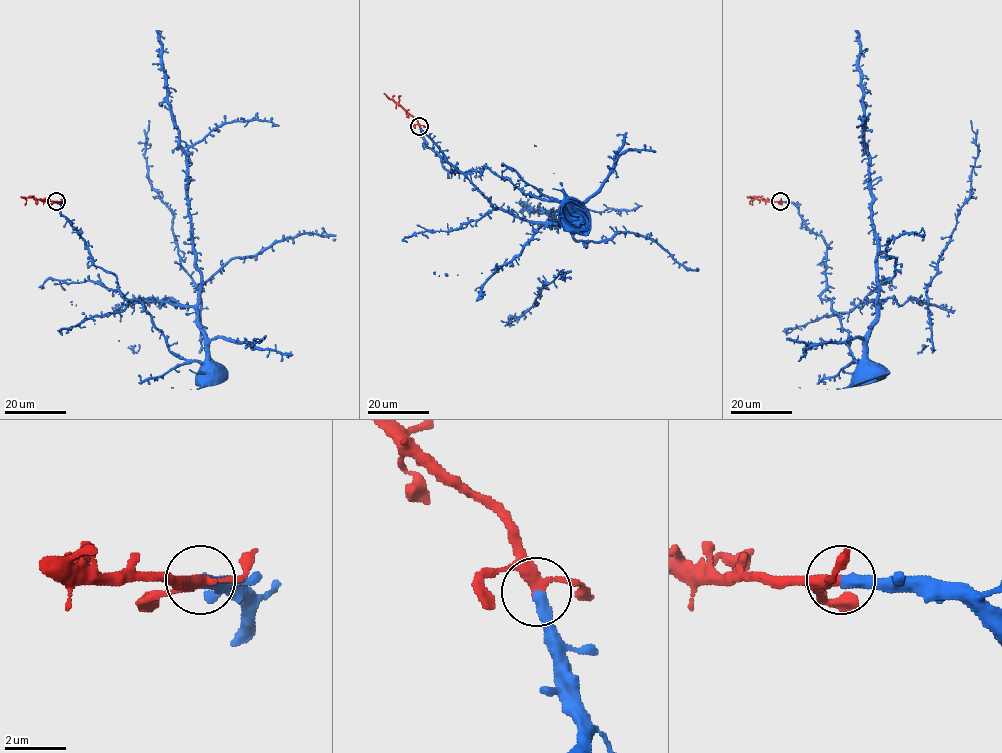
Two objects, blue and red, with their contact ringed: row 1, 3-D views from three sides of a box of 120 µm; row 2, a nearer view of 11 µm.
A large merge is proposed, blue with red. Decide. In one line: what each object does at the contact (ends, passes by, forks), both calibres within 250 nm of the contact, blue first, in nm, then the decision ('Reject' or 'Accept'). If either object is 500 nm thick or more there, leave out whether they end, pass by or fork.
At the ring blue ends. At the ring red passes by. Thickness 380 nm (blue) against 340 nm. Accept

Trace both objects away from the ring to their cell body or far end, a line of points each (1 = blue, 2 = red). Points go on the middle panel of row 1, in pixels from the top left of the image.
1: (419, 126), (424, 145), (449, 172), (486, 166), (524, 193), (559, 200), (568, 210), (556, 223), (524, 201)
2: (419, 126), (414, 117), (384, 93)

